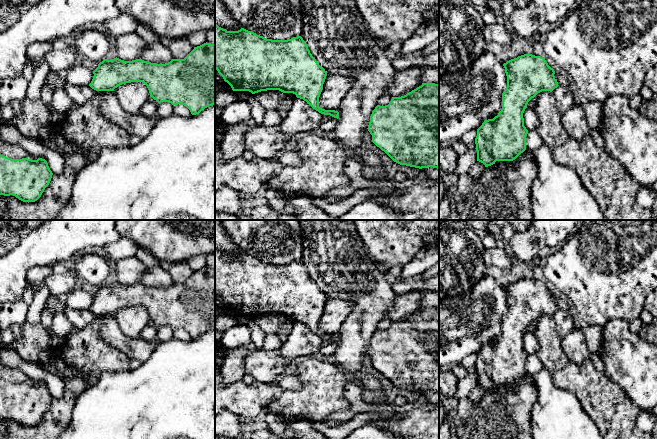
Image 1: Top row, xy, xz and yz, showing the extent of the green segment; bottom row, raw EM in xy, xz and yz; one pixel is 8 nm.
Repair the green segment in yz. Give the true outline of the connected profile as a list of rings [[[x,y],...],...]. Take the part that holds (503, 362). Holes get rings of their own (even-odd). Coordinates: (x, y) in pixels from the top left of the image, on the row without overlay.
[[[524,278],[503,288],[507,300],[507,311],[502,317],[502,333],[493,343],[485,344],[477,353],[475,362],[477,385],[485,391],[496,385],[513,385],[526,374],[528,354],[524,350],[523,337],[528,326],[542,315],[552,316],[557,312],[555,295],[544,281]]]

